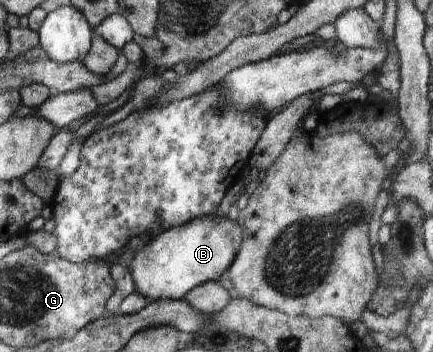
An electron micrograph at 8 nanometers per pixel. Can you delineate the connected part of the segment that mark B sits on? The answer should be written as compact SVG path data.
M227 216L197 218L179 227L168 228L136 248L129 260L135 291L150 301L184 299L202 283L218 281L237 256L243 239L242 228Z

